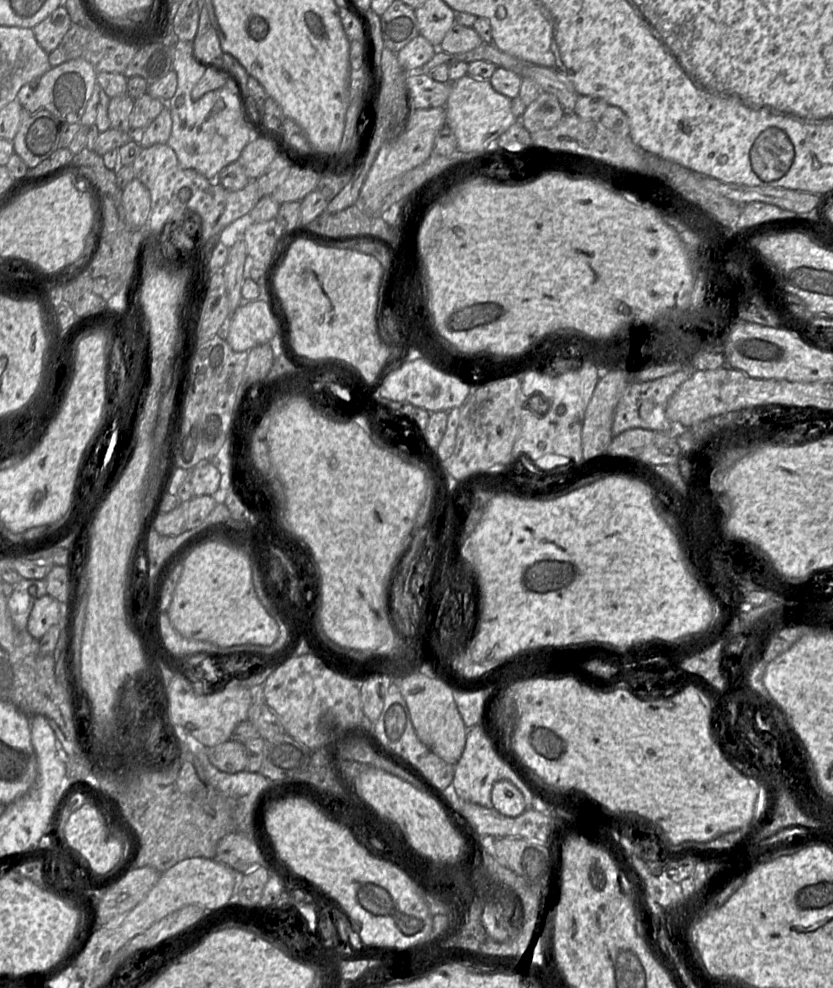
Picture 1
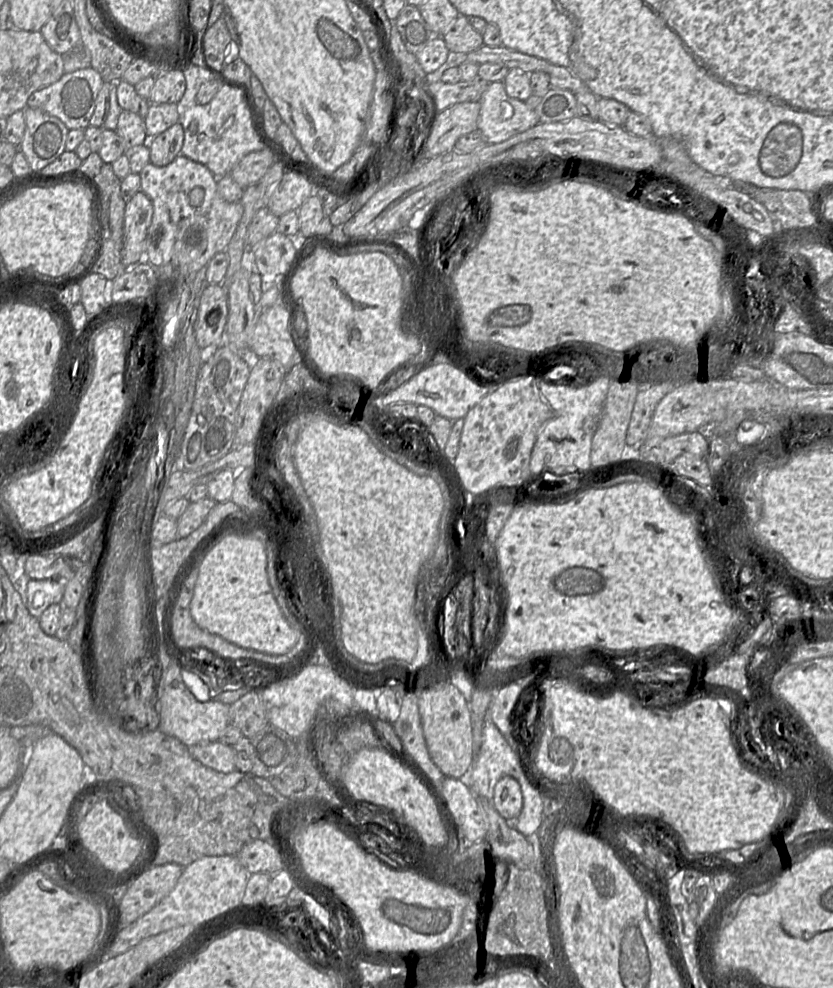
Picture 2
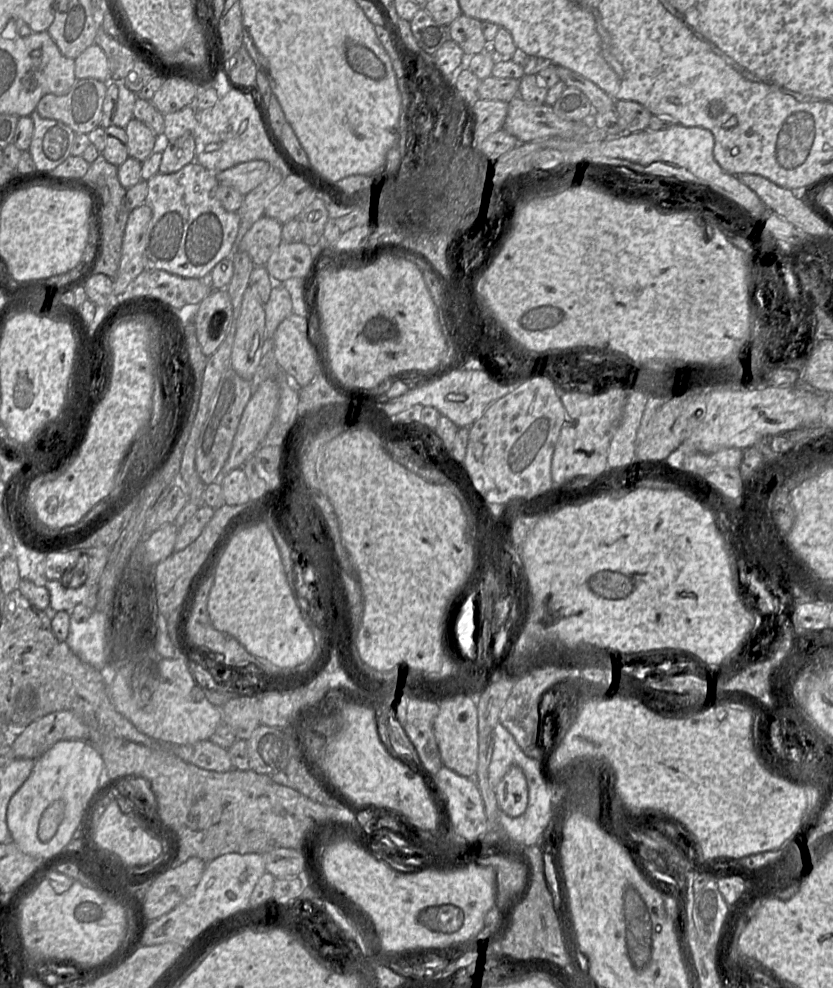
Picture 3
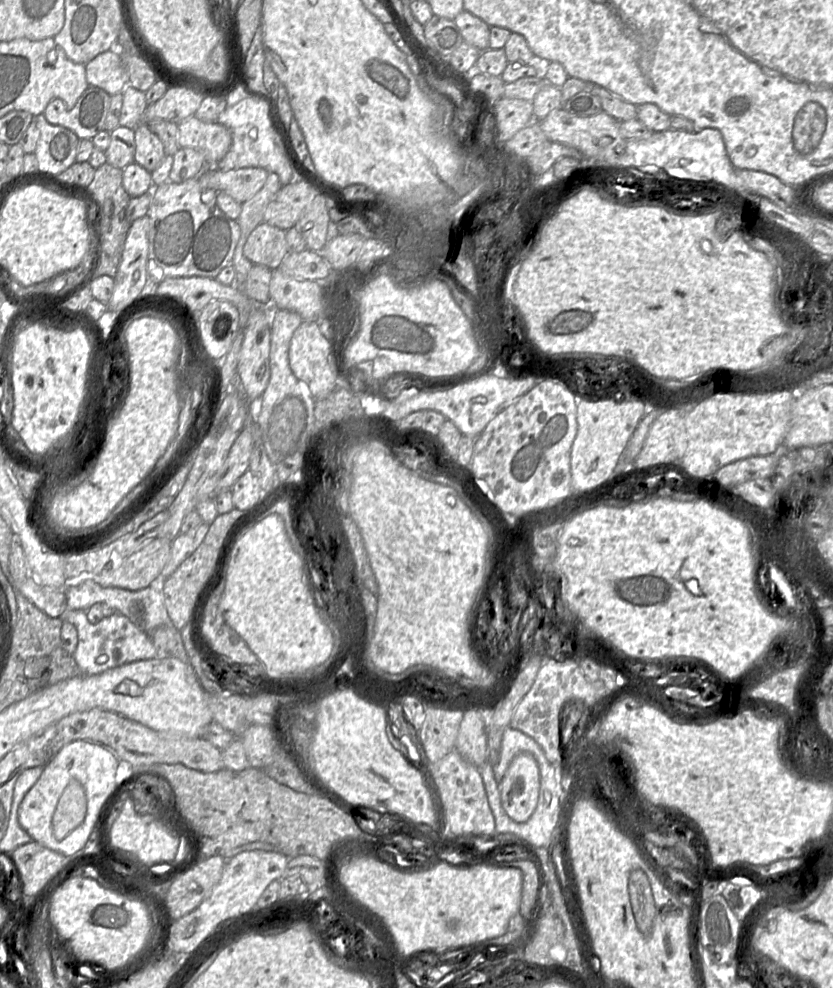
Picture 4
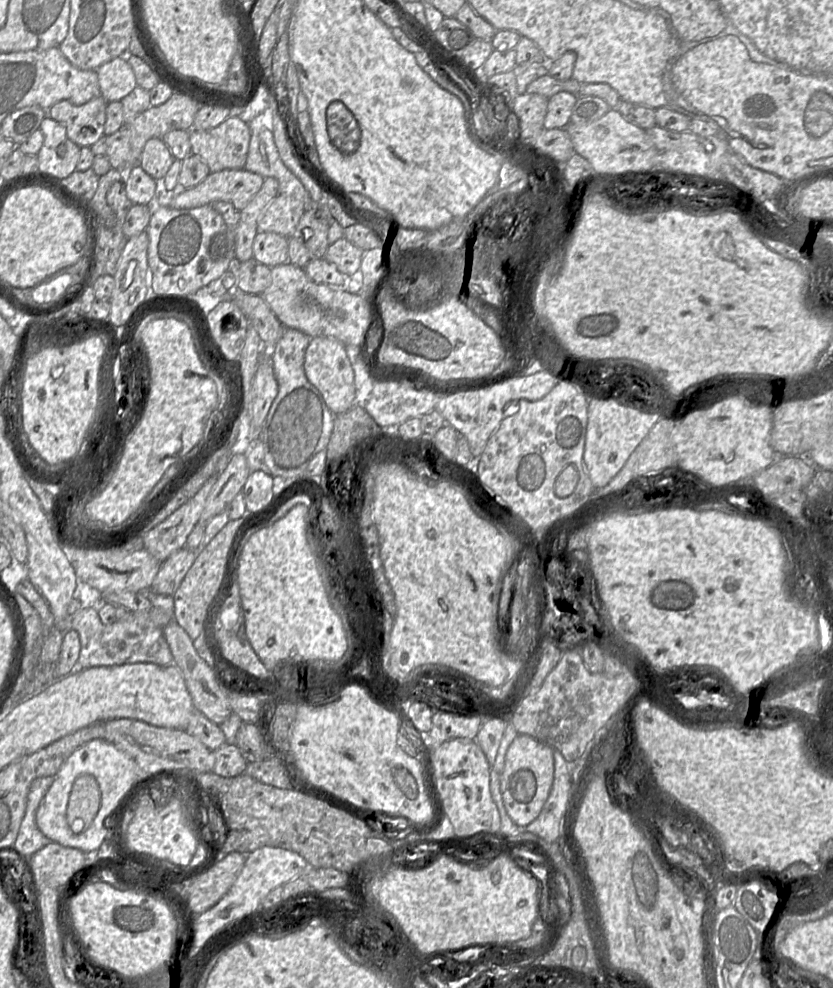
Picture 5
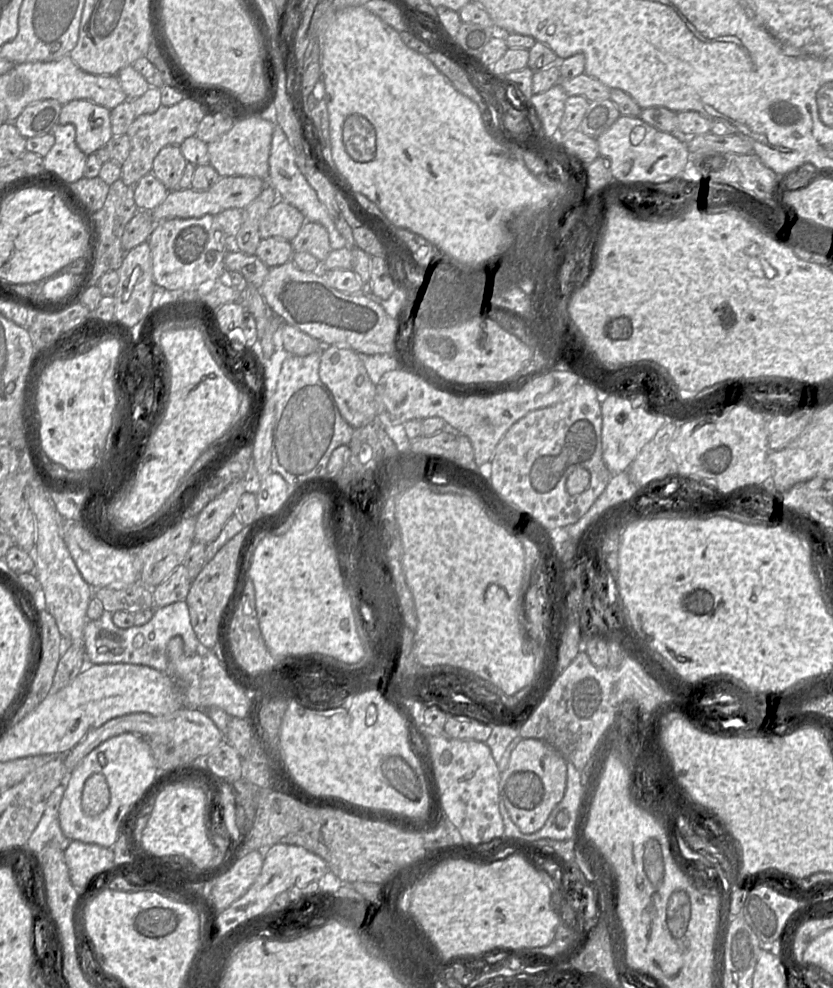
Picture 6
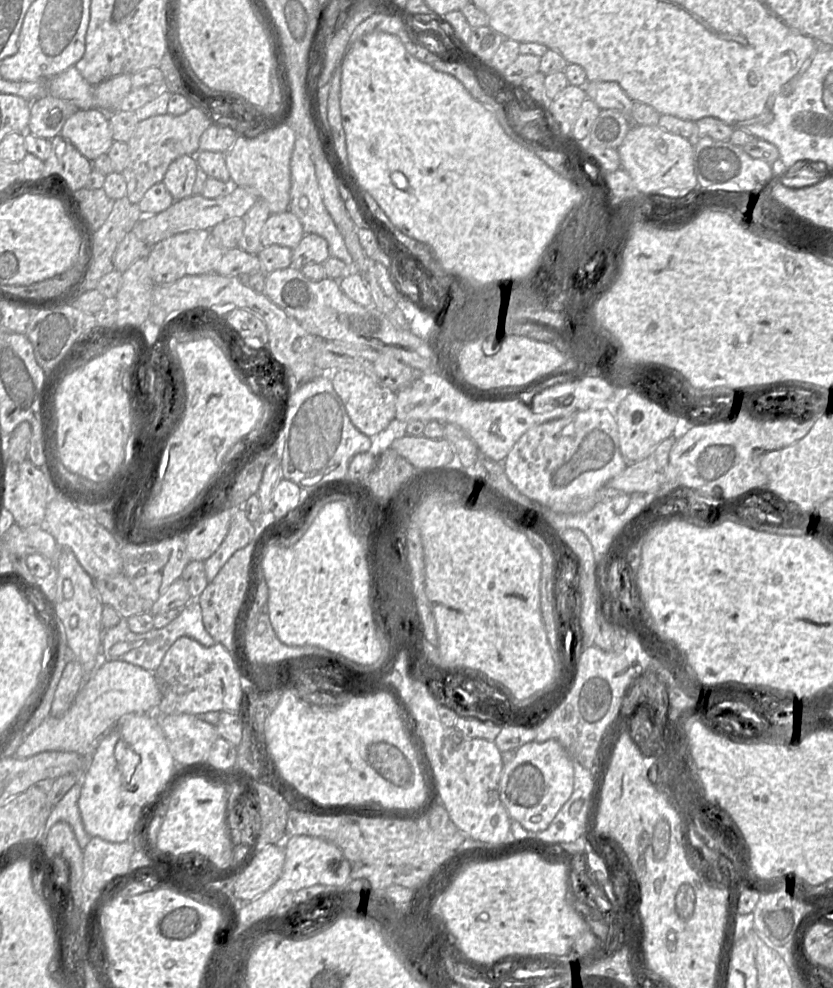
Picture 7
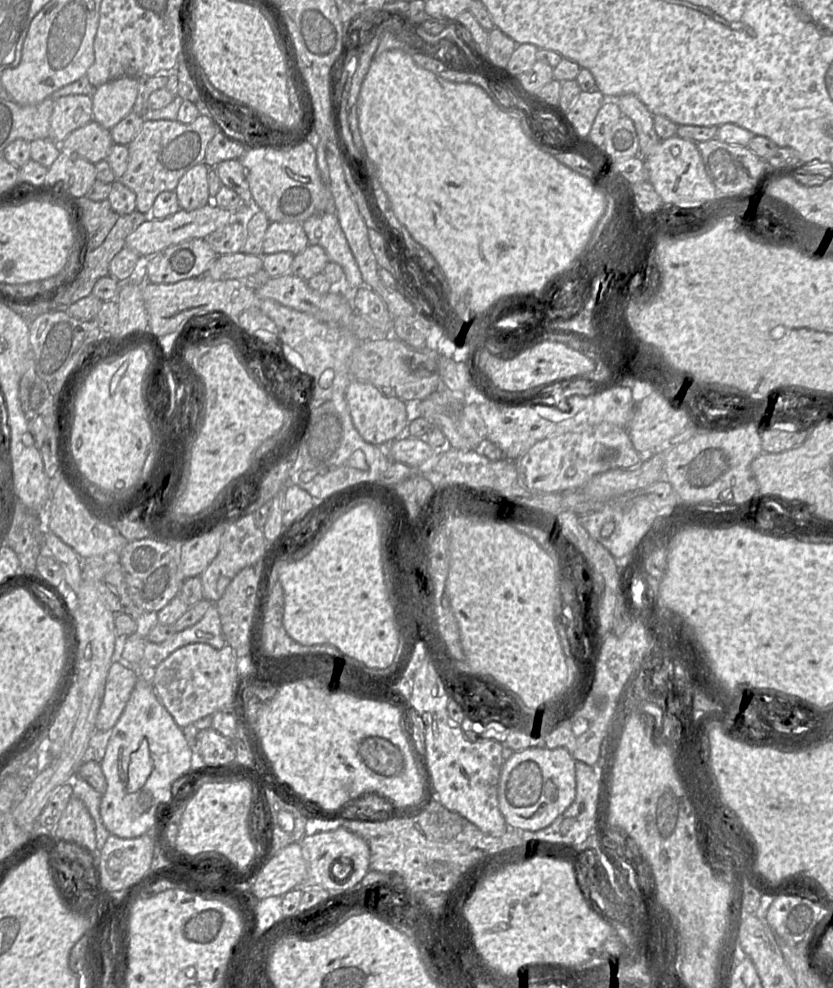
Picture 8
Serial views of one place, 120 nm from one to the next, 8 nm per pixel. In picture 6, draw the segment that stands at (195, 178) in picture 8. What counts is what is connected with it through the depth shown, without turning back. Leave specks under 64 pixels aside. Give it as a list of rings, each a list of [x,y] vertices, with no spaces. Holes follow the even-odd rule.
[[[168,145],[160,150],[153,161],[151,173],[161,181],[166,188],[182,190],[178,188],[179,181],[185,170],[187,161],[178,145]]]

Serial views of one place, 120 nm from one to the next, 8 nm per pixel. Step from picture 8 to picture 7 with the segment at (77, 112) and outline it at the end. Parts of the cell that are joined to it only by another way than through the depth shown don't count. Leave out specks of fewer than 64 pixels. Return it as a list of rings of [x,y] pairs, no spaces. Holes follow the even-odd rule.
[[[49,95],[31,101],[27,132],[39,138],[52,140],[60,134],[67,119],[78,109],[70,101]]]

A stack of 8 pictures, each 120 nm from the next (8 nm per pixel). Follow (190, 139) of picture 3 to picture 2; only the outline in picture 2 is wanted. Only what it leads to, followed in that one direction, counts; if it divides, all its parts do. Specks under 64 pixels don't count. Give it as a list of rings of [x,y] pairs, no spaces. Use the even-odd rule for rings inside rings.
[[[178,122],[163,133],[150,139],[150,163],[163,167],[181,155],[184,142],[184,130]]]

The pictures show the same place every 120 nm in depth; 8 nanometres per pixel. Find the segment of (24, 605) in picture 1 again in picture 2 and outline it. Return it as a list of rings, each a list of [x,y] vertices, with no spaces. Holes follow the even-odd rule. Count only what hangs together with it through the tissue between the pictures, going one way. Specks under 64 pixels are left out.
[[[30,579],[27,584],[27,608],[39,618],[51,604],[60,603],[69,580]]]

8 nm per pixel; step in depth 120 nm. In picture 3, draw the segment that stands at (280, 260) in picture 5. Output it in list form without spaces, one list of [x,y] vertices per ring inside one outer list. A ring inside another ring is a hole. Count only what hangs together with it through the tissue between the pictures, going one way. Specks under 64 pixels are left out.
[[[263,215],[246,232],[238,250],[248,253],[255,266],[265,266],[282,242],[281,233],[282,224]]]

